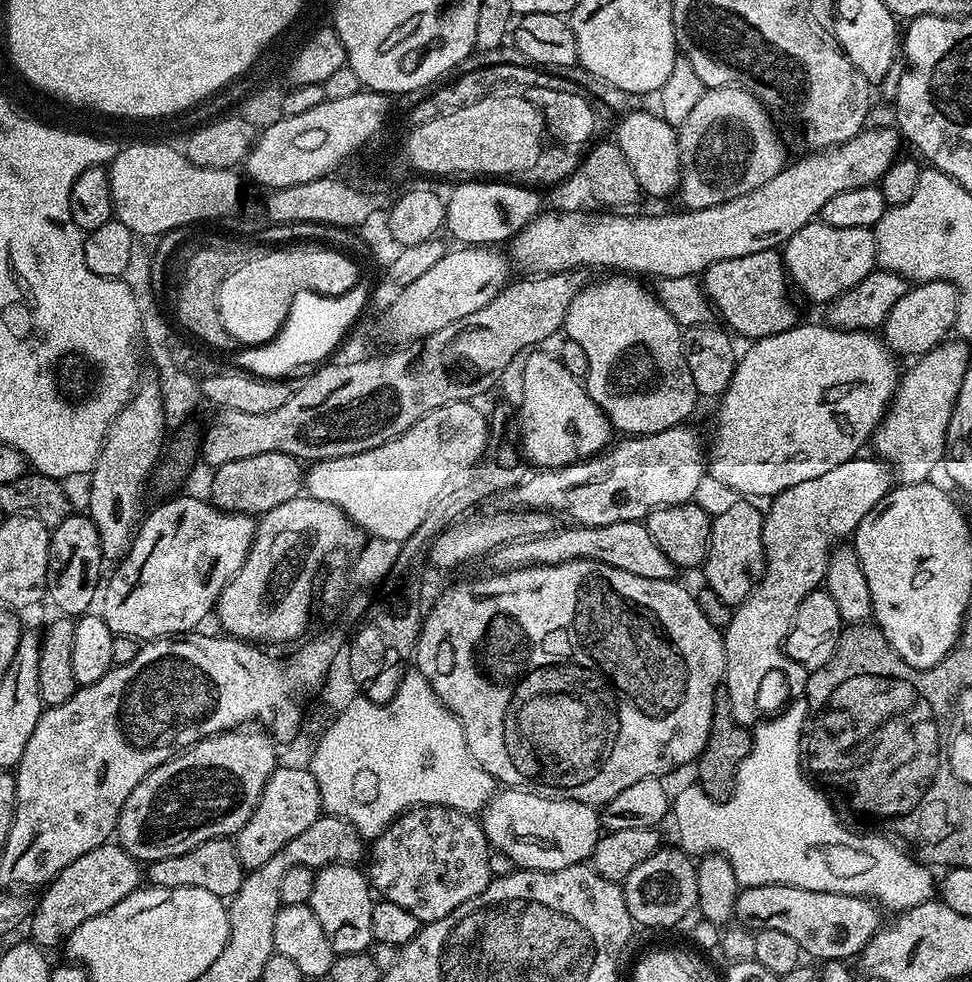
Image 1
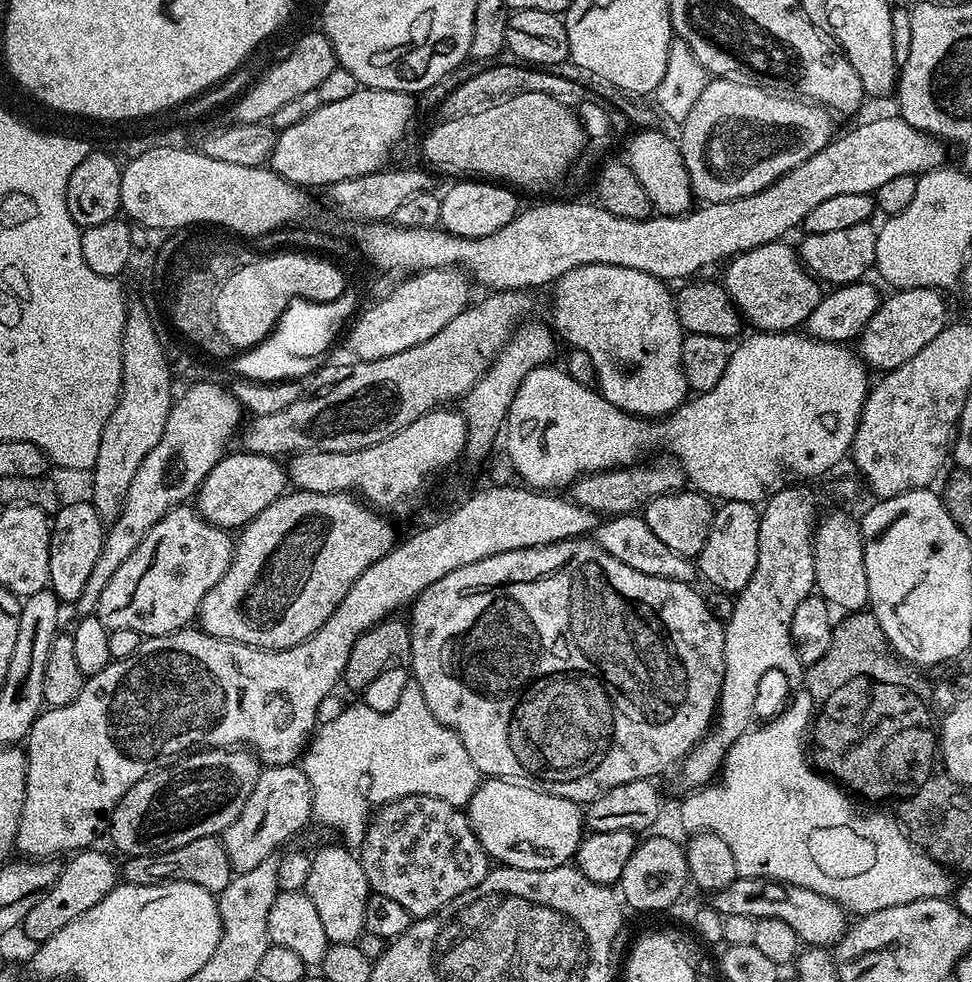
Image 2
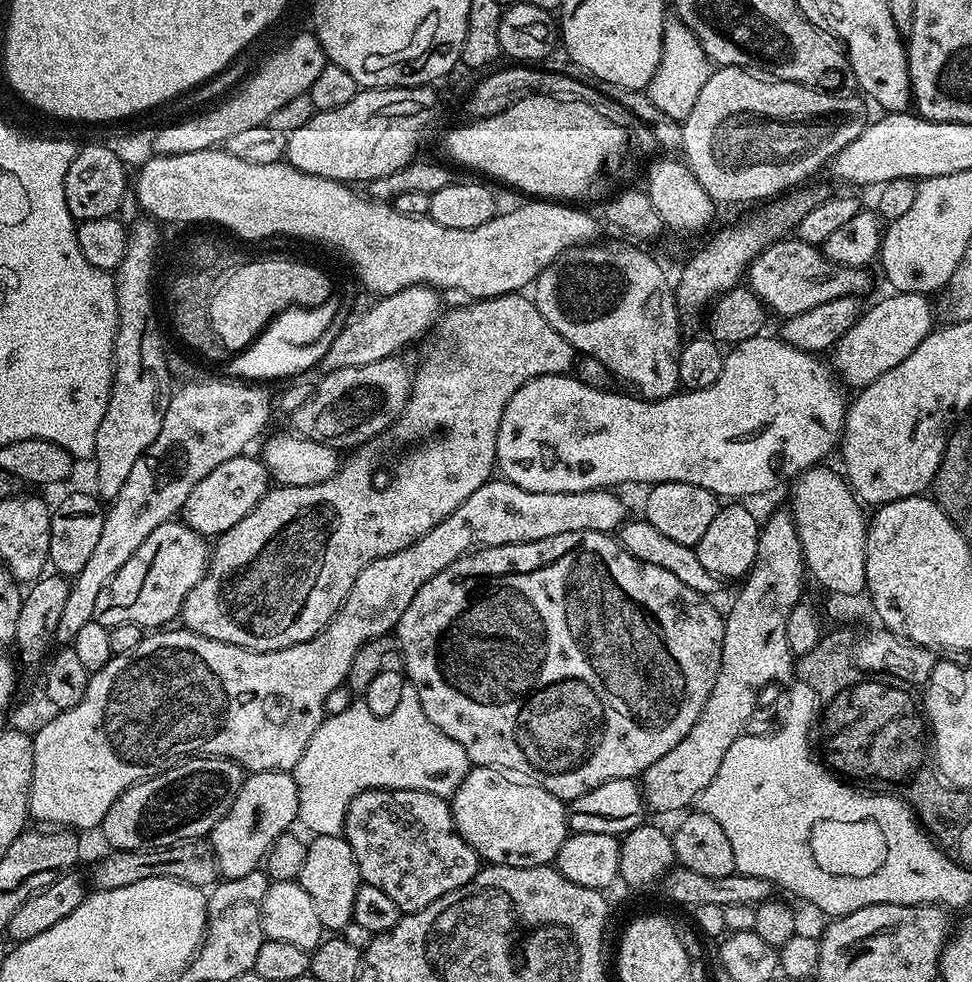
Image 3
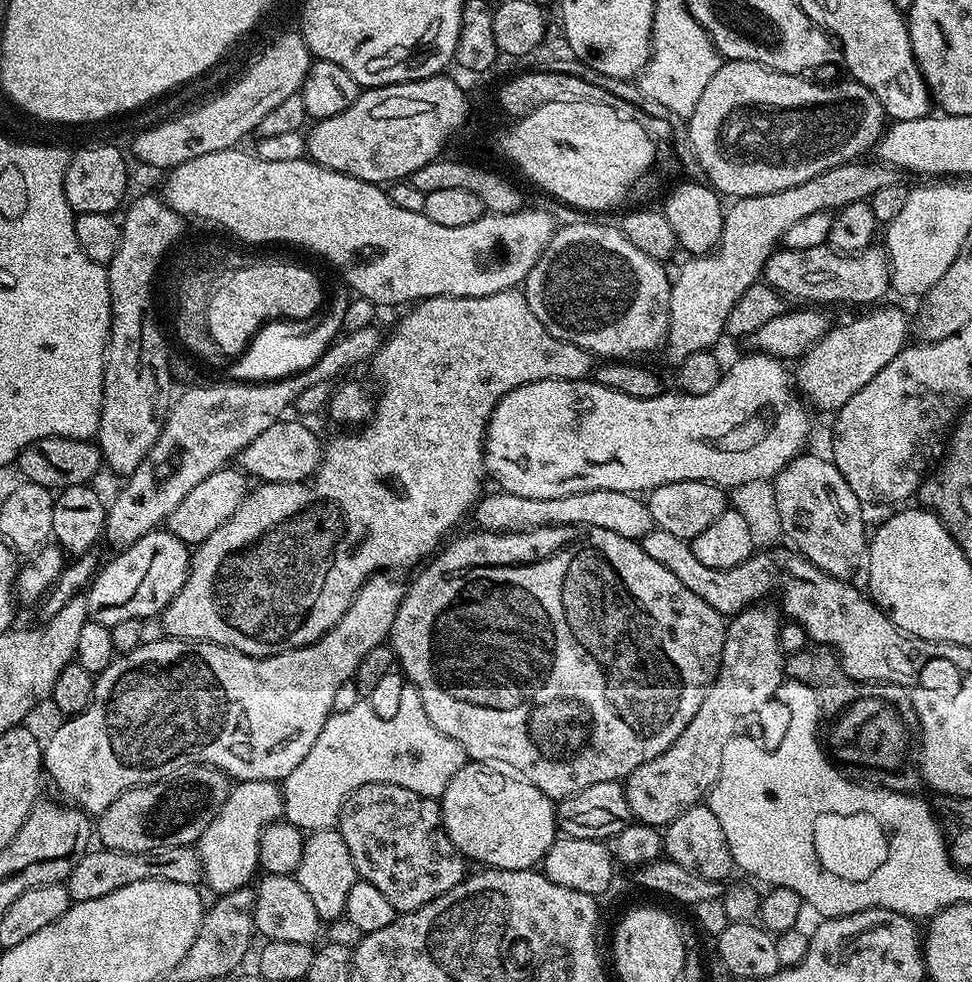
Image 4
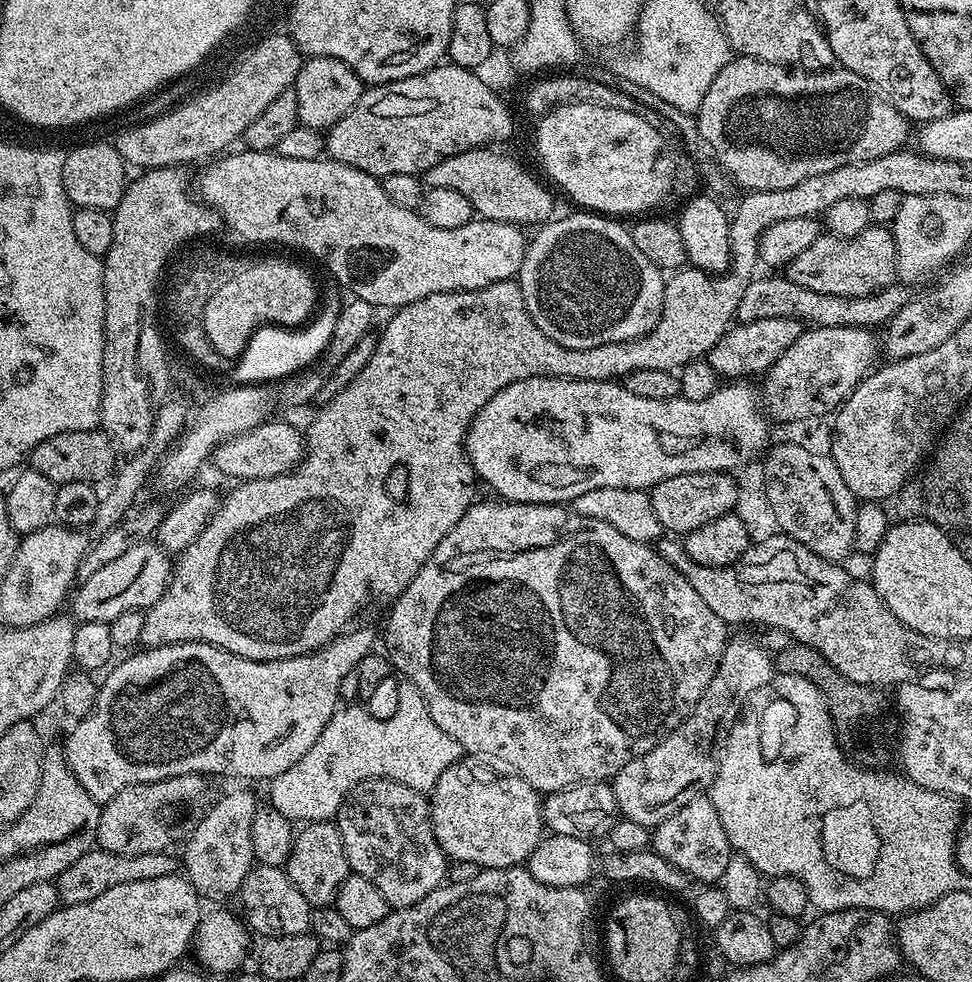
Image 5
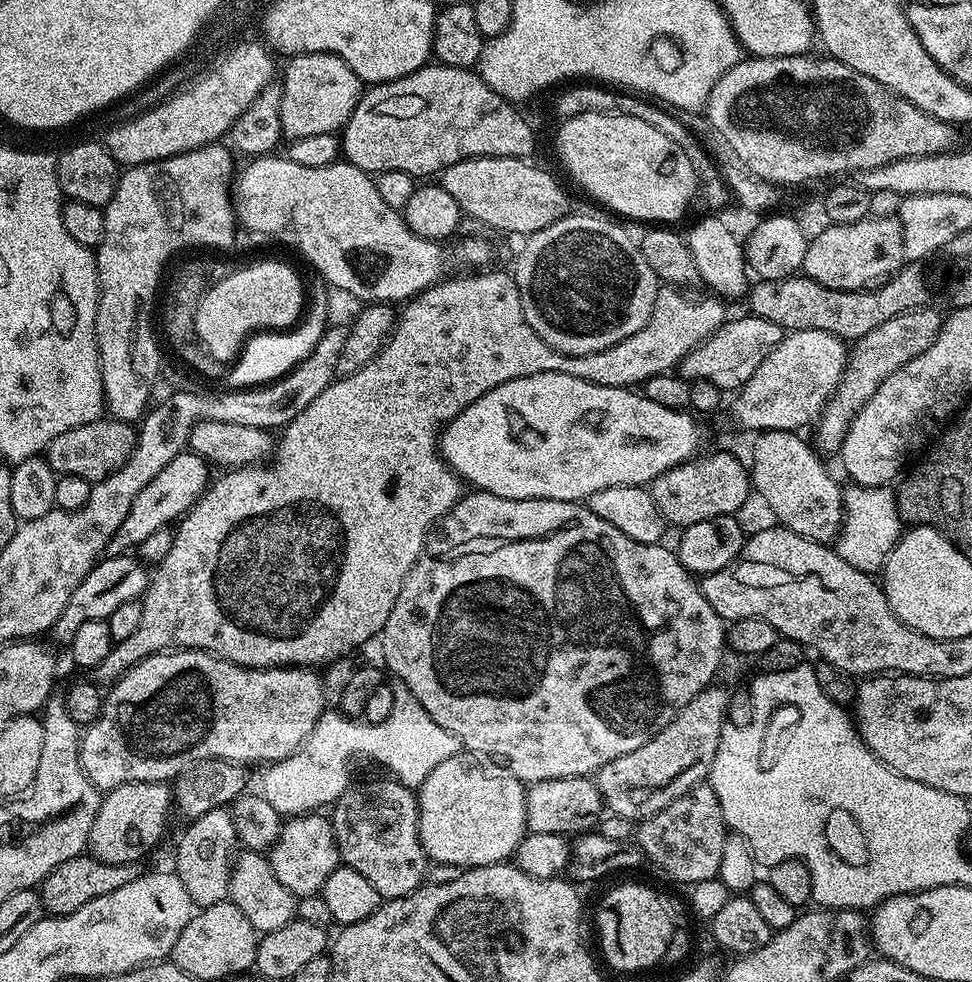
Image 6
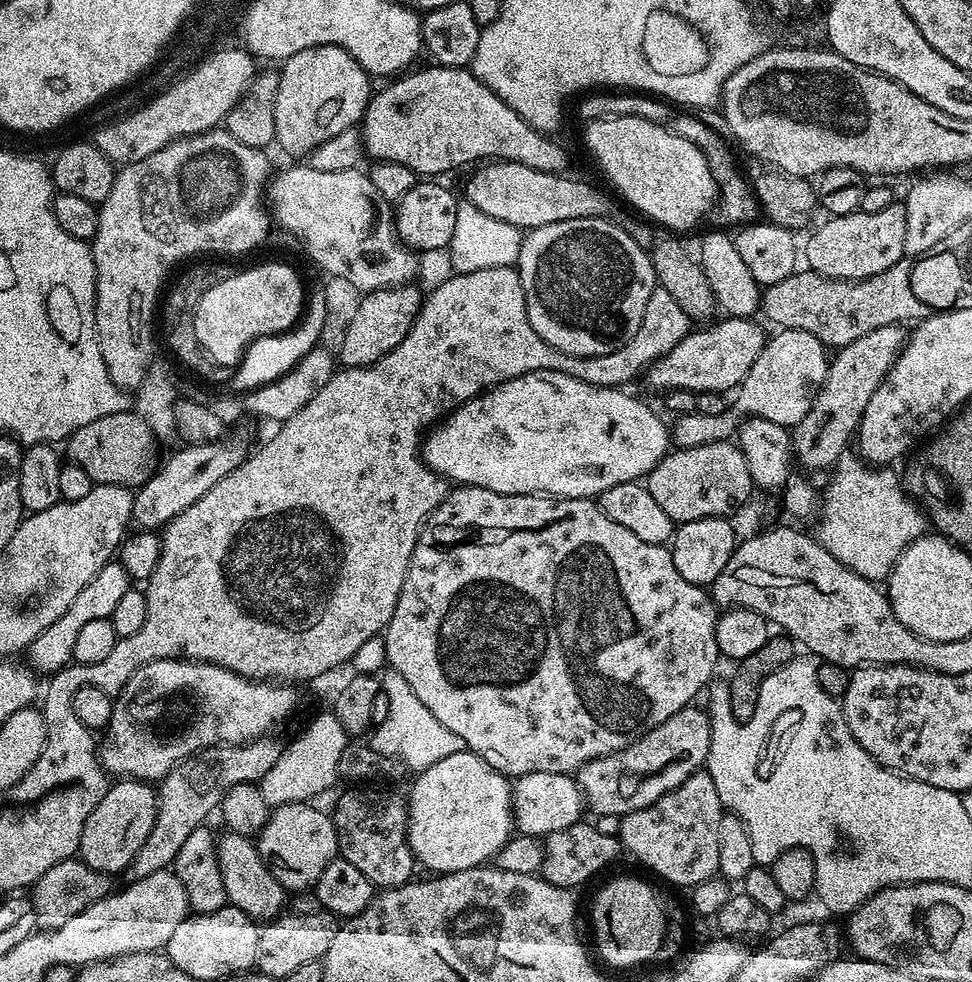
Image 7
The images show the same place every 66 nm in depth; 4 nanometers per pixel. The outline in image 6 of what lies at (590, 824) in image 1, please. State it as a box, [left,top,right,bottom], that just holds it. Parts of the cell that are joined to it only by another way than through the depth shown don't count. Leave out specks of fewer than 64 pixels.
[418,750,529,870]

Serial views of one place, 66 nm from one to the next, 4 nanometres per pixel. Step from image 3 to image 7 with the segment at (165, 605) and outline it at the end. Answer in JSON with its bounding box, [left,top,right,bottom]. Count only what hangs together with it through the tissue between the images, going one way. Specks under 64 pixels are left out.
[26,562,130,674]

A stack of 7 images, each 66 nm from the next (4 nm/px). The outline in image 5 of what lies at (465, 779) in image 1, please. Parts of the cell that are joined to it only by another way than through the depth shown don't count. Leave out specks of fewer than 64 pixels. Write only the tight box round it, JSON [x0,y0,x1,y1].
[270,679,462,822]

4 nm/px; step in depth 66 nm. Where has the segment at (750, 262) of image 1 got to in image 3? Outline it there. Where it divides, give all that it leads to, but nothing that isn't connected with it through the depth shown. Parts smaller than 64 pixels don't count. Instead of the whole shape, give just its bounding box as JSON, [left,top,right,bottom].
[746,238,872,318]

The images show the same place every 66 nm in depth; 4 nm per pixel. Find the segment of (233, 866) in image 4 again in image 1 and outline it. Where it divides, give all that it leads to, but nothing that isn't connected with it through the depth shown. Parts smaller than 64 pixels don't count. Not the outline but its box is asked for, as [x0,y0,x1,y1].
[234,766,321,870]

